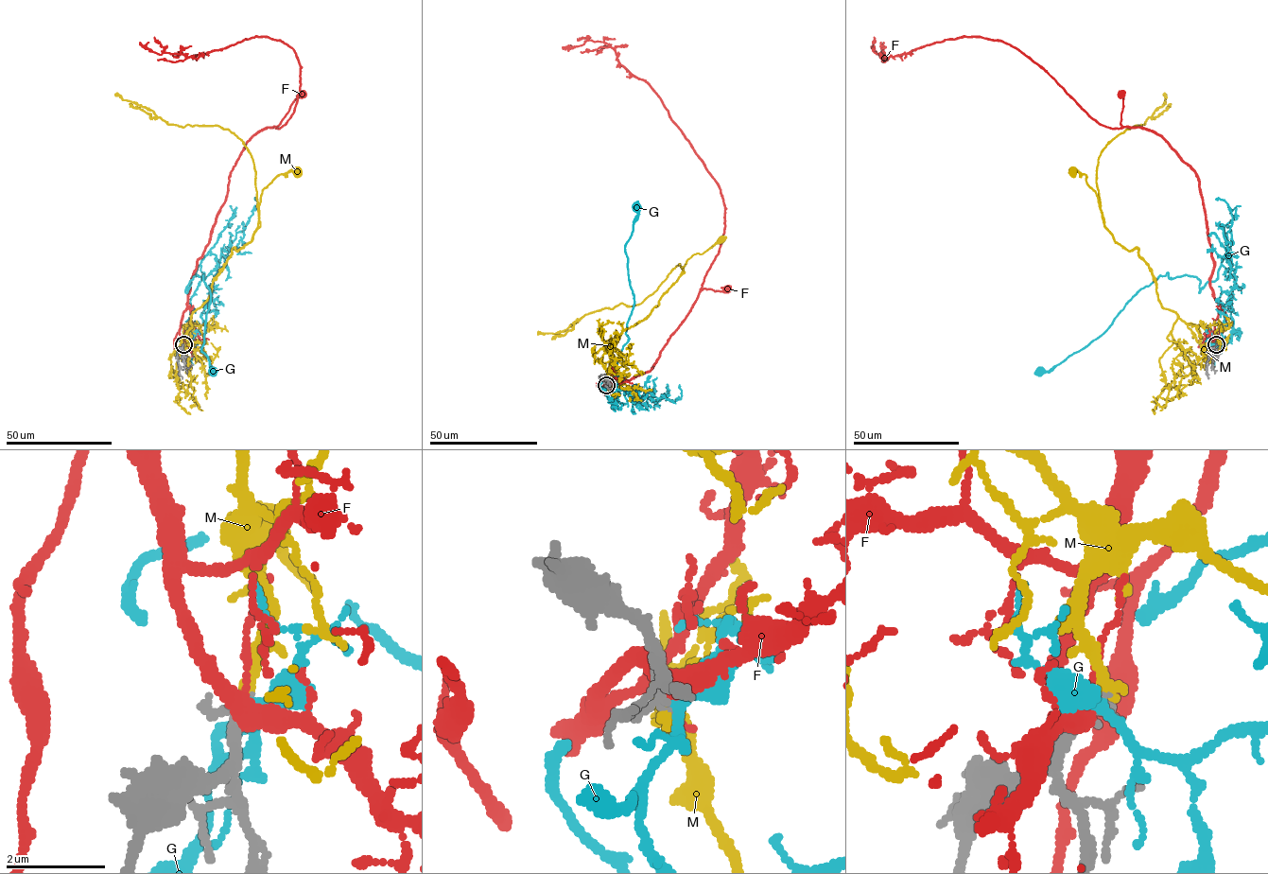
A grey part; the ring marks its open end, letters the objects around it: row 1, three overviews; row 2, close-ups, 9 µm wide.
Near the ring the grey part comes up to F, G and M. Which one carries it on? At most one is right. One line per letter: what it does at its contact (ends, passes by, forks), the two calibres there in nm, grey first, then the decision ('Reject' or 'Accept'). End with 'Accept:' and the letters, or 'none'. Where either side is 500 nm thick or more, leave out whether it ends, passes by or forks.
F: It forks there. Thickness 300 nm (grey) against 360 nm. Reject
G: It passes by. Thickness 240 nm (grey) against 280 nm. Reject
M: It ends there. Thickness 240 nm (grey) against 280 nm. Accept
Accept: M

